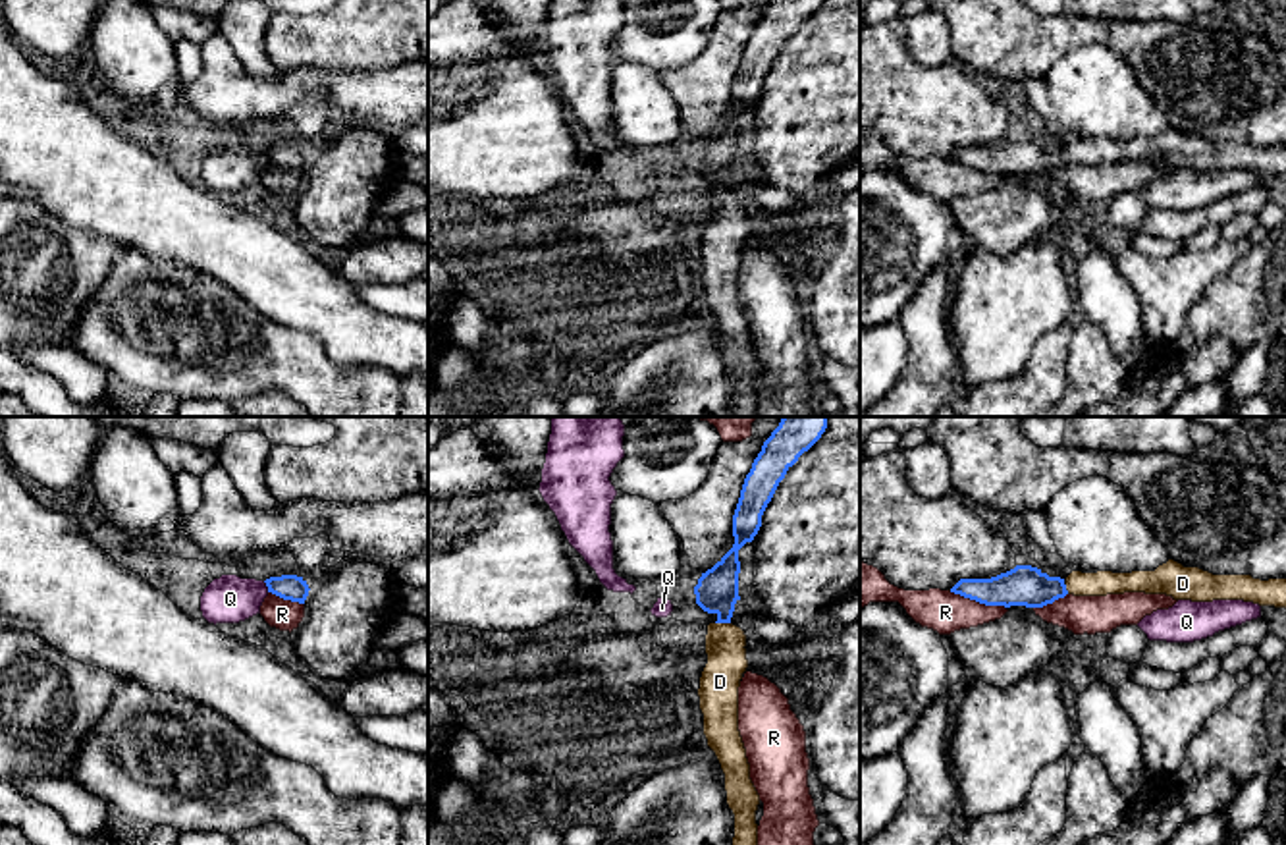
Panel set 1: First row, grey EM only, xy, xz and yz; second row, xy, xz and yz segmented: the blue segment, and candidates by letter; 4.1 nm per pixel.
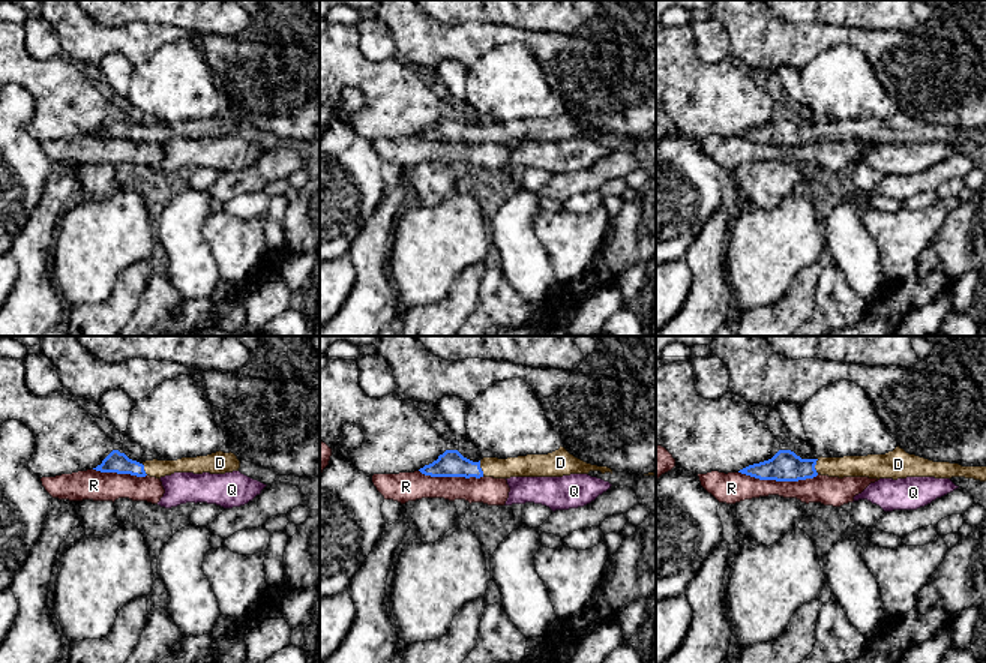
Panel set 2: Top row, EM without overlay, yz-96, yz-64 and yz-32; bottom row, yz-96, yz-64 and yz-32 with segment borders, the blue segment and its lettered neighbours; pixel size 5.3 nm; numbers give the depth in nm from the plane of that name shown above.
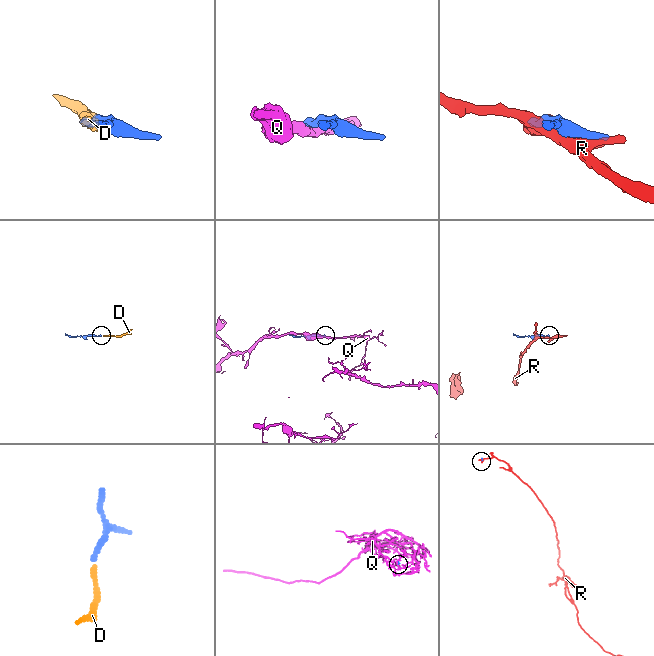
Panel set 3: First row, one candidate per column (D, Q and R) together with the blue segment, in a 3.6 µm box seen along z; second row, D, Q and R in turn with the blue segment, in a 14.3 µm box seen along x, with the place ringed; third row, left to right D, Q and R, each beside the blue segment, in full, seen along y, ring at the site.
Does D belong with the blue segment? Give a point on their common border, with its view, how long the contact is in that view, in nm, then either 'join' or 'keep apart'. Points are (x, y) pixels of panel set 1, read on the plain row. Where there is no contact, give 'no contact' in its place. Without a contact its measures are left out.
xz (723, 190) | 60 nm | join

